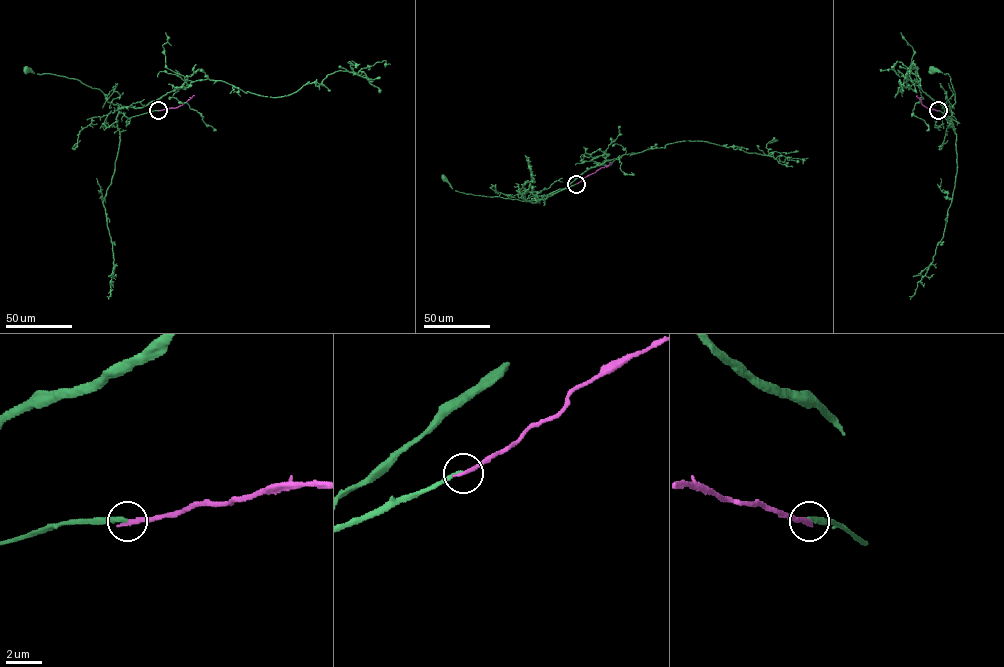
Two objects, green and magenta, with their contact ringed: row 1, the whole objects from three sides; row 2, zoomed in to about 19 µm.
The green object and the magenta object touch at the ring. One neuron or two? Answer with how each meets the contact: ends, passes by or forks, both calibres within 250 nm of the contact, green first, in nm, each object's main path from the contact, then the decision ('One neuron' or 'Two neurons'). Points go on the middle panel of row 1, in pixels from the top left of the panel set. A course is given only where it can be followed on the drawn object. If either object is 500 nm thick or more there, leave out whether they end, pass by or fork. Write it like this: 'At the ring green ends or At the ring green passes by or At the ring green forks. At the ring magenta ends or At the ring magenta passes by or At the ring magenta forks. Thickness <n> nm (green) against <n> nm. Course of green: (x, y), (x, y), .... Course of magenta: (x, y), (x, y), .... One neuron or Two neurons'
At the ring green ends. At the ring magenta ends. Thickness 220 nm (green) against 260 nm. Course of green: (577, 184), (551, 196), (526, 201), (466, 194), (452, 189), (444, 178). Course of magenta: (577, 184), (612, 163). Two neurons

